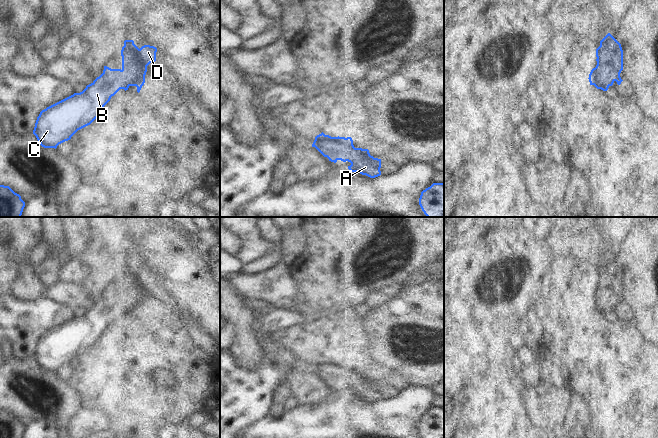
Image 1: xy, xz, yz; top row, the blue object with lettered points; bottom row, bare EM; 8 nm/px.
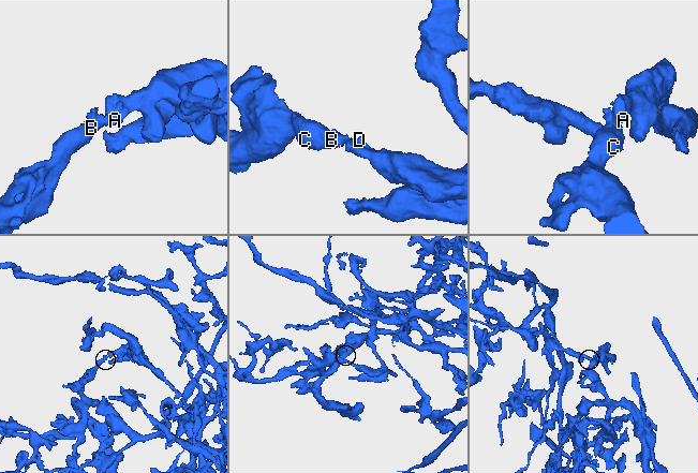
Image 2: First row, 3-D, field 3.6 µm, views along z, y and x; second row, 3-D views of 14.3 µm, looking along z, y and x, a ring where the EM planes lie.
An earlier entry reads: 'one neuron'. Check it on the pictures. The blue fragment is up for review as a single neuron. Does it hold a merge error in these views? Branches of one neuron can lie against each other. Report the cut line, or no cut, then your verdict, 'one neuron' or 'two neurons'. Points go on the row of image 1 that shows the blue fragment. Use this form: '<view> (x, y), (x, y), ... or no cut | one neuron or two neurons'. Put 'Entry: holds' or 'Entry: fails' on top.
Entry: holds
no cut | one neuron

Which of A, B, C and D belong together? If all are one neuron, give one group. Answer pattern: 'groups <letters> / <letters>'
groups A B C D

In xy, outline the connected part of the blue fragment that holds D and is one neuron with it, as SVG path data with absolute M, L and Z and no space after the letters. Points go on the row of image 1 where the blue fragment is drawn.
M125 40L121 50L122 68L104 66L103 73L80 93L42 110L37 117L33 134L44 148L57 146L80 129L90 125L103 107L120 89L136 86L139 93L145 83L147 66L156 61L157 48L144 45L140 49L133 40Z

